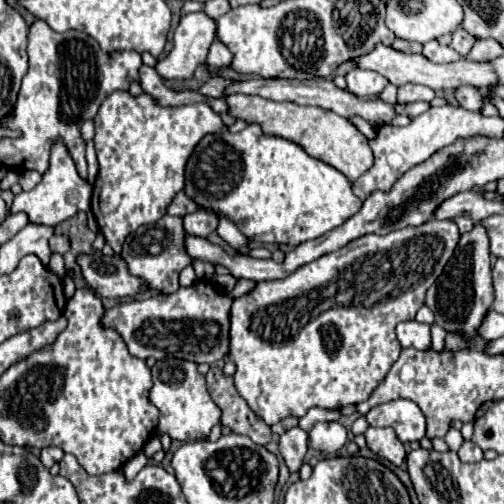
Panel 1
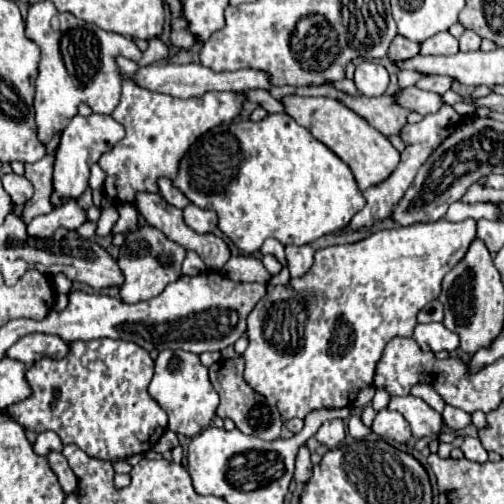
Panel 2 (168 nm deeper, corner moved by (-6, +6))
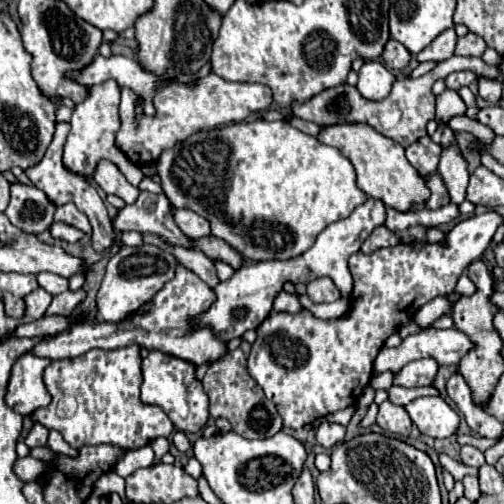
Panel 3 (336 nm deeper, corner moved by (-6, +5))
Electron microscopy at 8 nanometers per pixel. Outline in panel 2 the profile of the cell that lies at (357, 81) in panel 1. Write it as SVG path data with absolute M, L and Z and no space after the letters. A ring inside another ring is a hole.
M362 61L356 65L354 83L358 91L366 97L380 97L388 87L388 71L372 61Z

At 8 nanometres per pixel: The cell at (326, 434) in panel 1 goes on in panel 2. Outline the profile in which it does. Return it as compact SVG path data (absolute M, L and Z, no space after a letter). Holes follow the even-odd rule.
M334 419L334 421L326 421L318 433L316 433L316 439L326 445L328 449L336 447L338 443L342 443L344 439L344 421L342 419Z

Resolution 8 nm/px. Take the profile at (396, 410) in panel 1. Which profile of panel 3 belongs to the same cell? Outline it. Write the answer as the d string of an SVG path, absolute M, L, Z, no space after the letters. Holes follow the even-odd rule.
M440 396L416 398L404 406L418 430L432 438L448 438L458 428L458 414Z

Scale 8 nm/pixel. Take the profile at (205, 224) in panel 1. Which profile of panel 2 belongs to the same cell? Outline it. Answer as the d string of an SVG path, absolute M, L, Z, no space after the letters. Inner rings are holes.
M188 205L184 207L184 223L196 233L210 233L216 227L218 219L216 219L216 213L210 209Z

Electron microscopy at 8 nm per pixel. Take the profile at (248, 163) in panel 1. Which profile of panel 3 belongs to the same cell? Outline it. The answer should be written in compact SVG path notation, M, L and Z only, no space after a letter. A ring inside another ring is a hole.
M254 120L254 122L238 122L238 124L228 124L228 126L212 128L212 130L202 130L198 134L186 138L184 142L178 142L178 146L162 152L160 160L156 162L156 170L158 170L160 178L162 178L162 190L166 192L166 196L170 198L170 202L176 208L190 208L190 210L198 212L200 216L204 216L210 222L212 236L224 240L238 254L242 254L244 258L254 260L254 262L260 262L260 260L290 260L290 258L296 258L296 256L304 254L314 244L314 238L328 224L338 222L342 218L348 218L354 212L354 208L358 208L362 202L366 202L366 194L356 186L354 166L350 164L350 160L346 156L342 156L342 152L338 148L326 146L326 144L318 142L314 136L304 134L298 128L294 128L294 126L290 126L288 122L282 122L282 120L276 120L276 122Z

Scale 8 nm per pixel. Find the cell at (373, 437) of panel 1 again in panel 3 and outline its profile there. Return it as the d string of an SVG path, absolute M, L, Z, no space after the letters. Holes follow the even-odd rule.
M388 400L380 404L376 424L386 432L392 432L392 434L398 434L398 436L404 436L404 438L408 438L410 428L412 428L412 420L406 414L406 410L402 406L388 402Z

